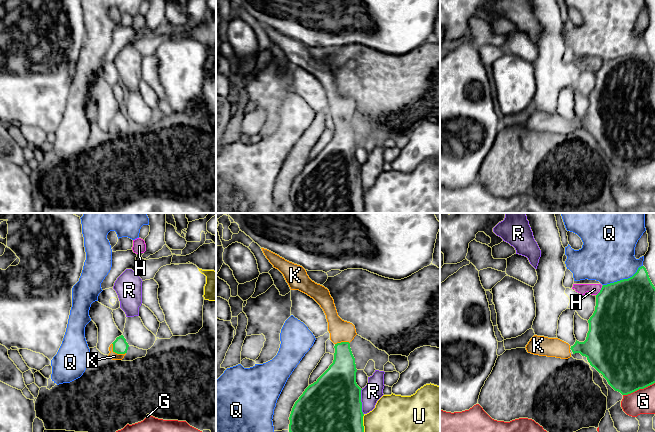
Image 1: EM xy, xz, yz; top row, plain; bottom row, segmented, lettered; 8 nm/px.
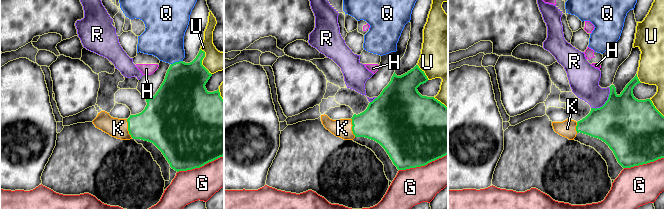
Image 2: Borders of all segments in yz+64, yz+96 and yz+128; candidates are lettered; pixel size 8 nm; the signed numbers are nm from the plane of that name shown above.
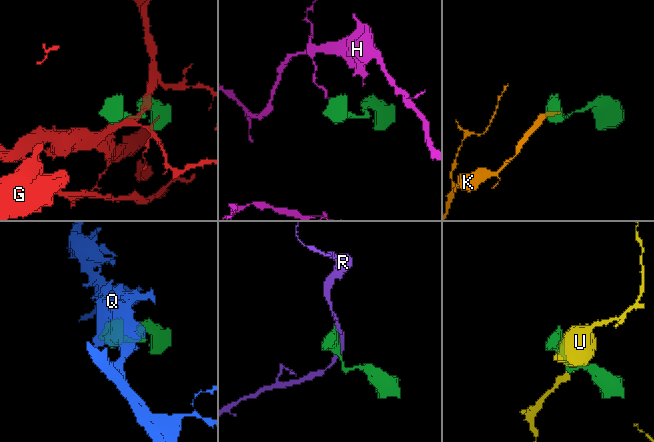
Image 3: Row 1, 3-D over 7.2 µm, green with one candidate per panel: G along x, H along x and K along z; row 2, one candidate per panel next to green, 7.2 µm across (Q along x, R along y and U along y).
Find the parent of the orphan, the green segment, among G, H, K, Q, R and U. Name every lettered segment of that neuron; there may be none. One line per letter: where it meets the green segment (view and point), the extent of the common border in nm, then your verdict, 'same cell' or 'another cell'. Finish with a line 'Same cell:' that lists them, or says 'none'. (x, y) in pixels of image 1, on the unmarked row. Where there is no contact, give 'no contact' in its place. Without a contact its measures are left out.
G: yz (638, 165) | 280 nm | another cell
H: yz (600, 67) | 90 nm | another cell
K: xy (116, 128) | 140 nm | same cell
Q: yz (623, 55) | 360 nm | another cell
R: xz (361, 178) | 200 nm | another cell
U: xz (362, 201) | 180 nm | another cell
Same cell: K

